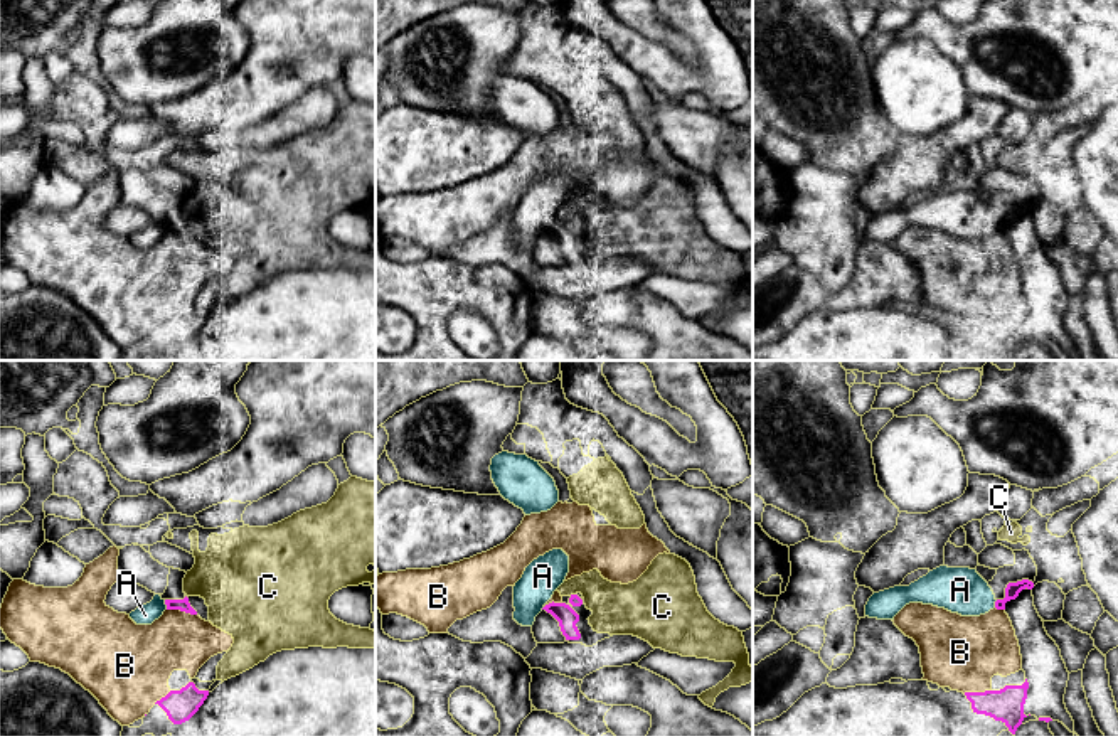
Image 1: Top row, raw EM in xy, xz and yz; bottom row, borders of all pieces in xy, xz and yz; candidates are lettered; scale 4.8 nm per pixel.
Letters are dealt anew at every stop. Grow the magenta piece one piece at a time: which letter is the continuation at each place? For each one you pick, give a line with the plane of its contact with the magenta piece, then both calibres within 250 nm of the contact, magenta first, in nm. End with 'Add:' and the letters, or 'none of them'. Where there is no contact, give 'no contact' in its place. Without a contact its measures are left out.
Add: none of them

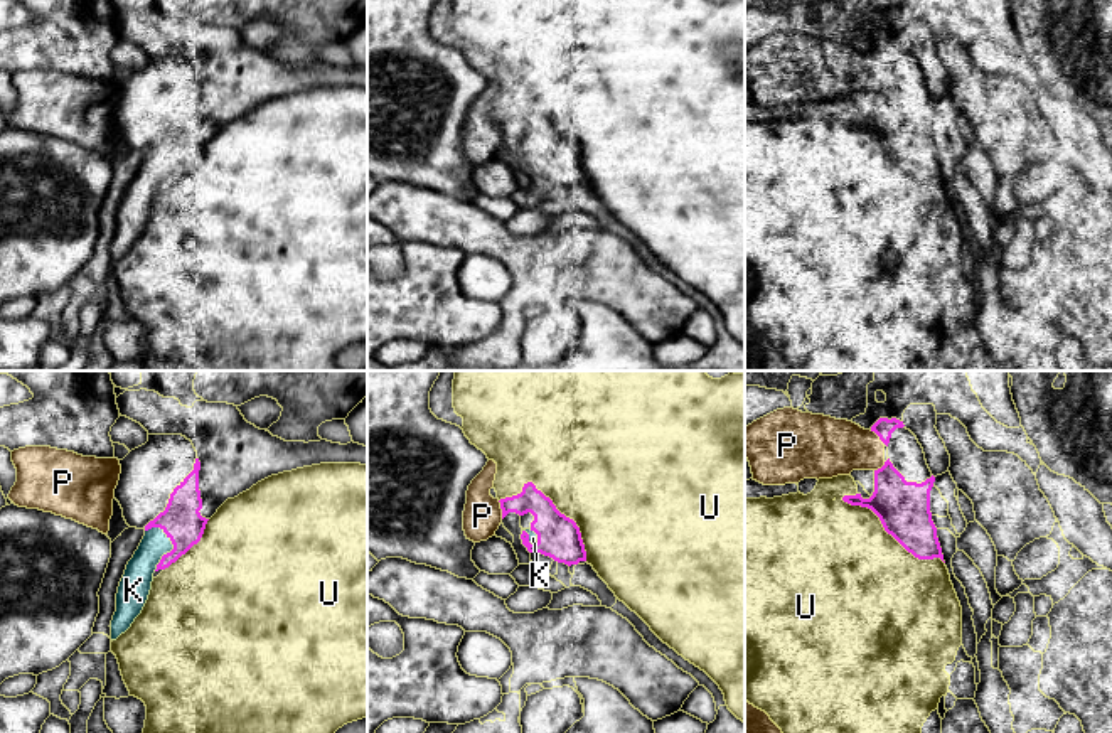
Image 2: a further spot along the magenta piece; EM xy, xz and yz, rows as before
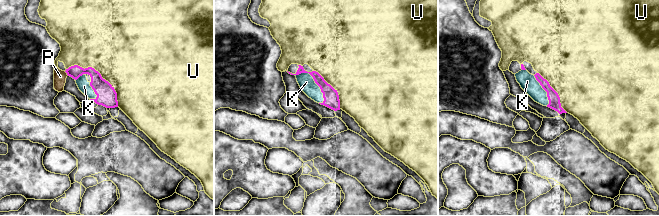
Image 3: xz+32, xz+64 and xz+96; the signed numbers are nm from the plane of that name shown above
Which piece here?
K: xy | 190/150 nm
Add: K

